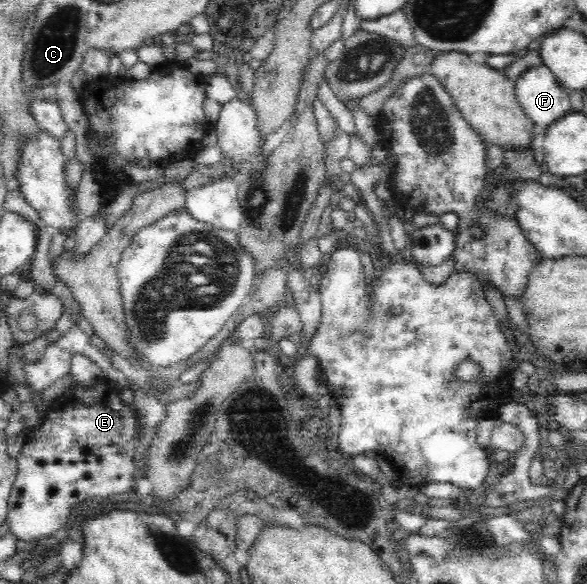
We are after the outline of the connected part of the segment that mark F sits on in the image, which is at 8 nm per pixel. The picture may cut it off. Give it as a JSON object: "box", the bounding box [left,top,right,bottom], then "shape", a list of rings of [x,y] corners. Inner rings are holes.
{"box":[514,64,571,130],"shape":[[[544,64],[521,73],[514,89],[524,113],[544,130],[571,112],[568,90],[561,88],[556,76]]]}

